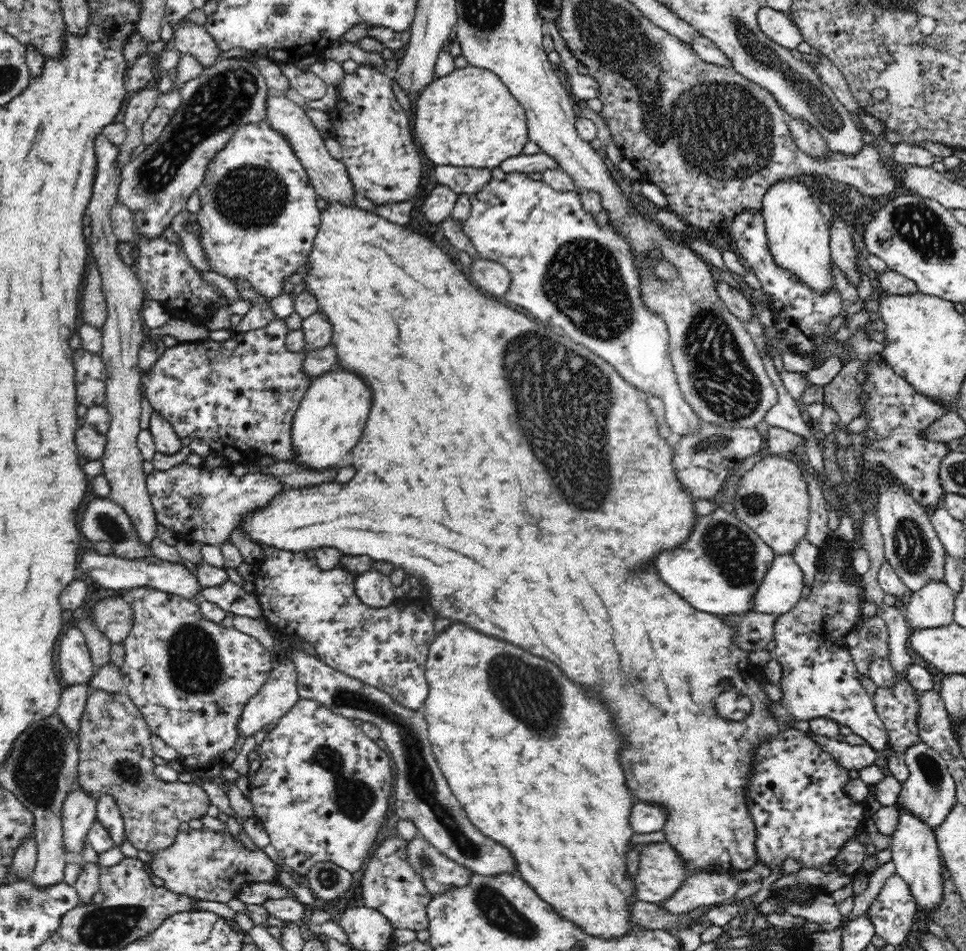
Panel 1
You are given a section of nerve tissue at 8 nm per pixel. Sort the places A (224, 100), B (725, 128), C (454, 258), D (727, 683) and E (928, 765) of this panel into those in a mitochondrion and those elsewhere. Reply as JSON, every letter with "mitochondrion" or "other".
{"A":"mitochondrion","B":"mitochondrion","C":"other","D":"other","E":"mitochondrion"}

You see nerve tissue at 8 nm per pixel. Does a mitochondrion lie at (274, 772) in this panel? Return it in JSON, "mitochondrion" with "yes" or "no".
{"mitochondrion":"no"}

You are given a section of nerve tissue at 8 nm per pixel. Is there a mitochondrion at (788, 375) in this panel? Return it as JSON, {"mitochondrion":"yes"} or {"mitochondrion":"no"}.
{"mitochondrion":"no"}

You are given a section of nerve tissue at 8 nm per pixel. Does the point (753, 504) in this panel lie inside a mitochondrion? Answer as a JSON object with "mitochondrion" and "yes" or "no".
{"mitochondrion":"yes"}

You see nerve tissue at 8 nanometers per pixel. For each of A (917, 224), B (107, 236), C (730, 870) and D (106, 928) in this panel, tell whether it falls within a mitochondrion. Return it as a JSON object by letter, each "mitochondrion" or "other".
{"A":"mitochondrion","B":"other","C":"other","D":"mitochondrion"}

